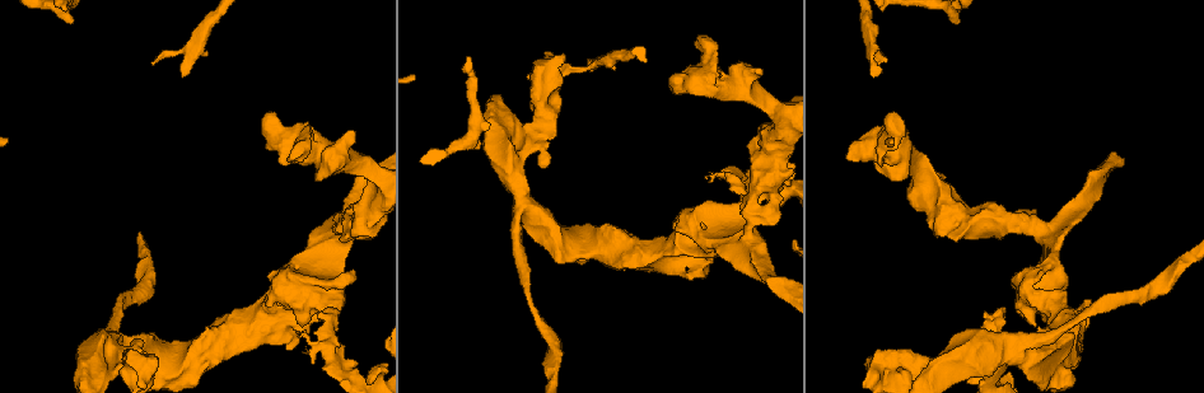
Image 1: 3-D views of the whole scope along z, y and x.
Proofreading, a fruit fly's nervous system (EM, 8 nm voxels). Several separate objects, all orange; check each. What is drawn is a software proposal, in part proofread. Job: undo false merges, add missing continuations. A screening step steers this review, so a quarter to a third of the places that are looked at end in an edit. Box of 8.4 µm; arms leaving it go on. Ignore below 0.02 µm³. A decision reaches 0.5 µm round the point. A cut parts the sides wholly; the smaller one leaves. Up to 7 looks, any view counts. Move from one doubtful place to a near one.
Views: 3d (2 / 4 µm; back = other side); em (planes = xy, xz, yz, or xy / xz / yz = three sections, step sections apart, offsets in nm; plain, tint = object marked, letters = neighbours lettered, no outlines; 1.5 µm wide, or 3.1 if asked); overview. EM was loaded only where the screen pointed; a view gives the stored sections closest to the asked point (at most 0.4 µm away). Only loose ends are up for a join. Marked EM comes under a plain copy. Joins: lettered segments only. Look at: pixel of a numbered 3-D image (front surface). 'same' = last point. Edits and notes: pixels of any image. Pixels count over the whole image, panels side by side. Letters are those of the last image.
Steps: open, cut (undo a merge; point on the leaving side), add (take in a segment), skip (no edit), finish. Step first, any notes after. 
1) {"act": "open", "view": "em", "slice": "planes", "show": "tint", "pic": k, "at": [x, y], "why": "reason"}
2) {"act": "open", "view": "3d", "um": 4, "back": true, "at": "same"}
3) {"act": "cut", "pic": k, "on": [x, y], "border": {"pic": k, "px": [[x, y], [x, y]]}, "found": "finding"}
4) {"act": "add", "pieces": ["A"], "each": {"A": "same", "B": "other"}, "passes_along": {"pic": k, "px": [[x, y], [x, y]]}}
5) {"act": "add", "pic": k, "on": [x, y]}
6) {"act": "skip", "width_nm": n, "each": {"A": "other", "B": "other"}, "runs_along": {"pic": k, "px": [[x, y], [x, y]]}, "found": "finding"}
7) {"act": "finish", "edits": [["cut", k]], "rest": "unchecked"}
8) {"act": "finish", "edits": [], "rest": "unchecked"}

{"act": "open", "view": "em", "um": 3.1, "slice": "xz", "step": 16, "show": "tint", "pic": 1, "at": [522, 206], "why": "three-way junction"}

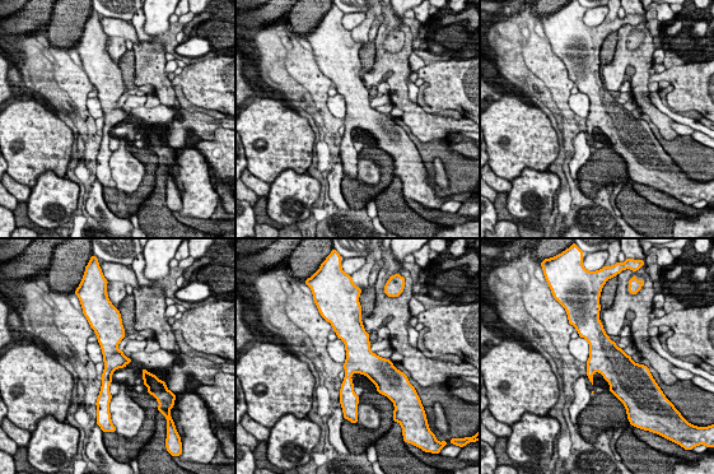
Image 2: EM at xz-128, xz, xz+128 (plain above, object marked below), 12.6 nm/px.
{"act": "open", "view": "em", "um": 3.1, "slice": "planes", "show": "letters", "at": "same", "why": "another direction"}

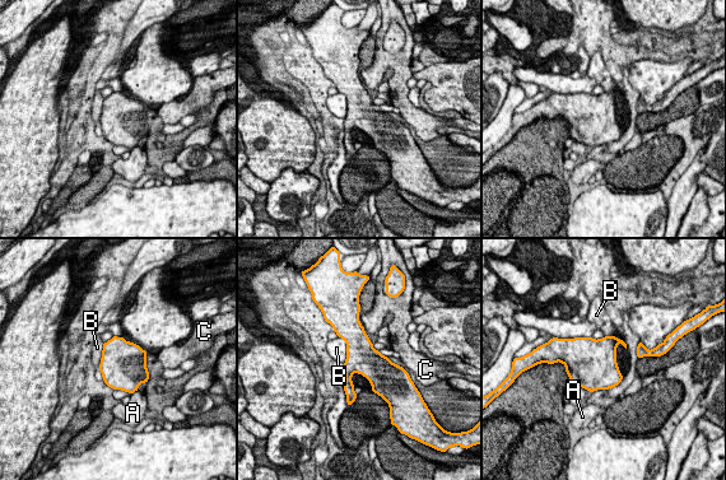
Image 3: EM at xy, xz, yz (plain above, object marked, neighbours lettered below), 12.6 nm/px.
{"act": "skip", "width_nm": 400, "longest_contact_nm": ["B", 360], "each": {"A": "other", "B": "other", "C": "other"}, "found": "one cell here"}

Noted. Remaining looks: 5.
{"act": "open", "view": "3d", "um": 4, "pic": 1, "at": [993, 377], "why": "small branch off a trunk"}

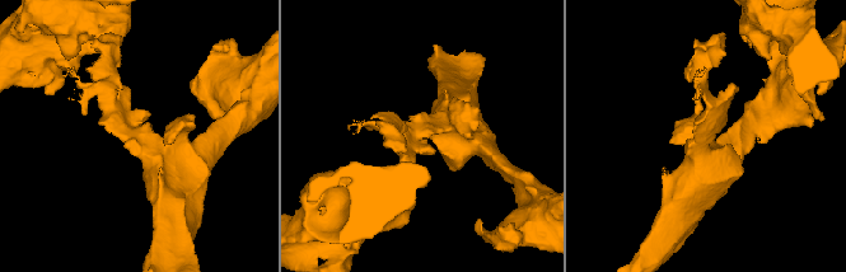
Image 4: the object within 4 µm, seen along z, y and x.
{"act": "open", "view": "em", "slice": "yz", "step": 4, "show": "tint", "pic": 4, "at": [705, 133], "why": "now the EM"}

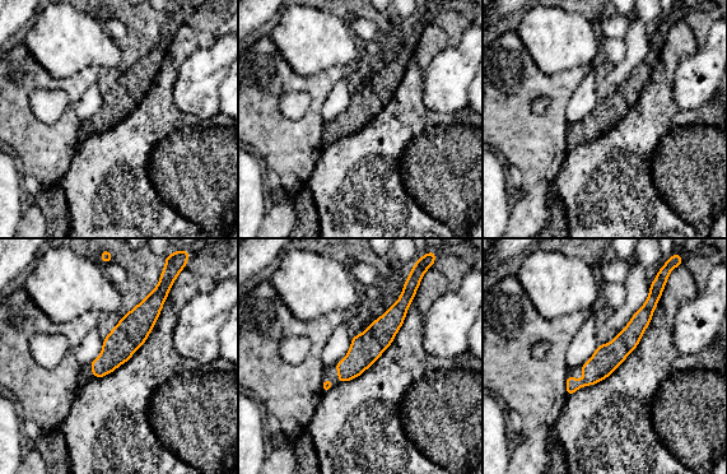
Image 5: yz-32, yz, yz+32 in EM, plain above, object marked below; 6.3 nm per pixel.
{"act": "open", "view": "em", "slice": "yz", "step": 4, "show": "letters", "at": "same", "why": "see the neighbours"}

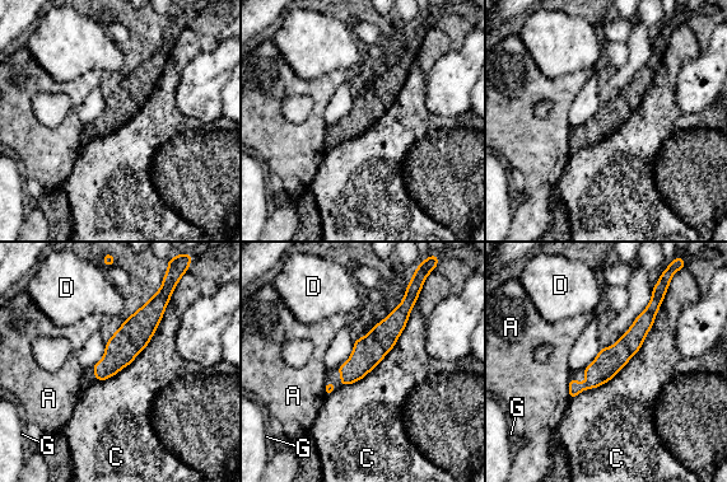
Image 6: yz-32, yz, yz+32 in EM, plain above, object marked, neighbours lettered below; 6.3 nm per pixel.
{"act": "skip", "longest_contact_nm": ["C", 850], "each": {"A": "other", "C": "other", "D": "other", "G": "other"}, "found": "all the same cell"}

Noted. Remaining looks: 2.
{"act": "open", "view": "em", "slice": "xz", "step": 4, "show": "tint", "pic": 1, "at": [183, 75], "why": "branch stops here"}

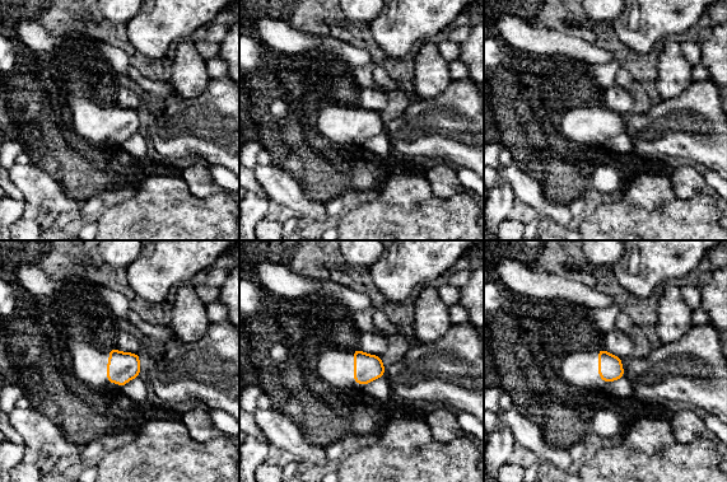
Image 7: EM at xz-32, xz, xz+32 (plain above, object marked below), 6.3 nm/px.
{"act": "open", "view": "em", "slice": "yz", "step": 4, "show": "letters", "at": "same", "why": "cut it another way"}

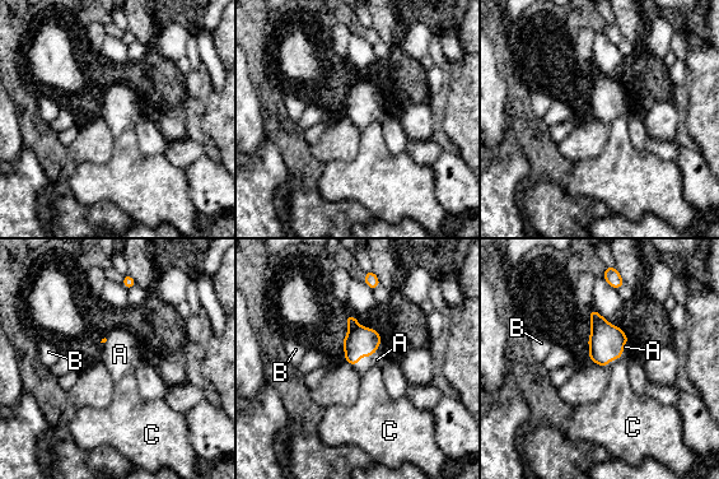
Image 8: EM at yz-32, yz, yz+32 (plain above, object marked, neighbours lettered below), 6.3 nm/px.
{"act": "add", "pieces": ["A"], "longest_contact_nm": ["A", 240], "each": {"A": "same", "B": "other", "C": "other"}, "found": "the cell continues"}

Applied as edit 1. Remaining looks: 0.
{"act": "finish", "edits": [["add", 8]], "rest": "unchecked"}

